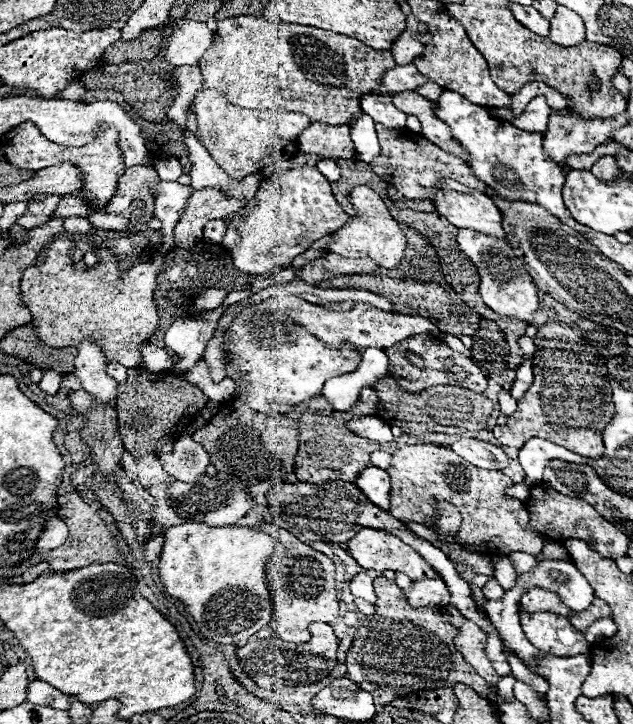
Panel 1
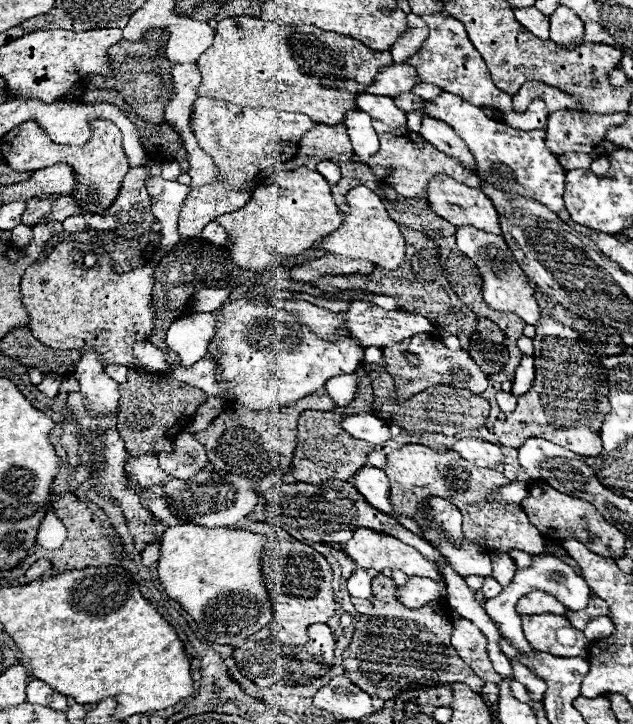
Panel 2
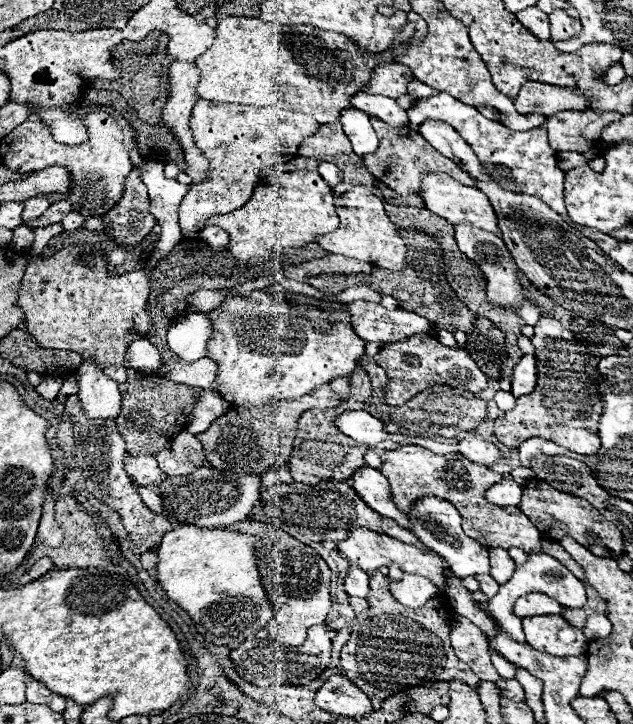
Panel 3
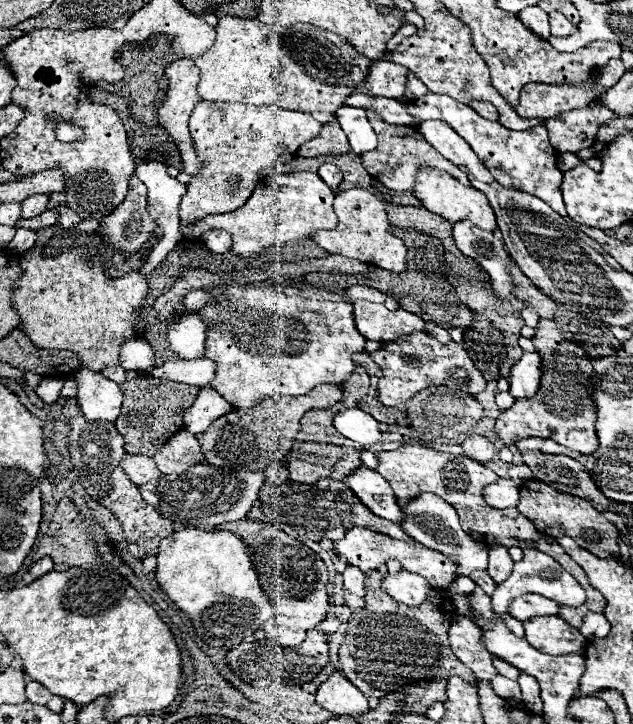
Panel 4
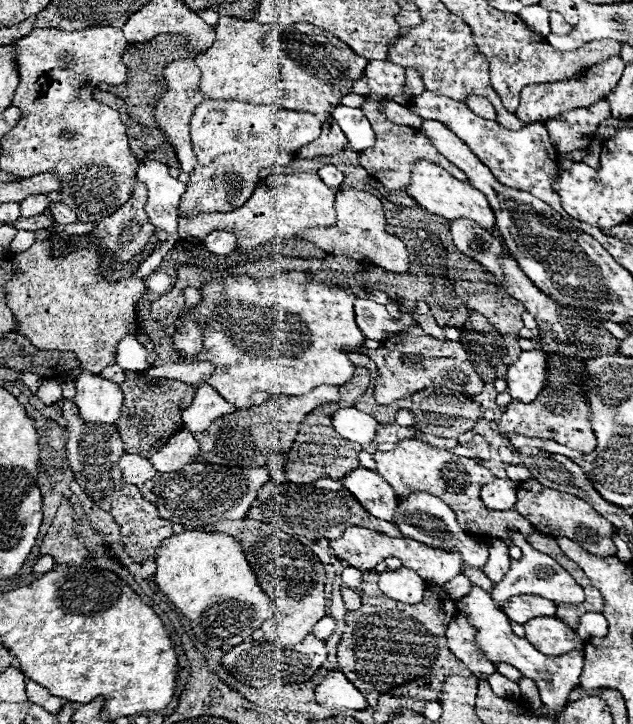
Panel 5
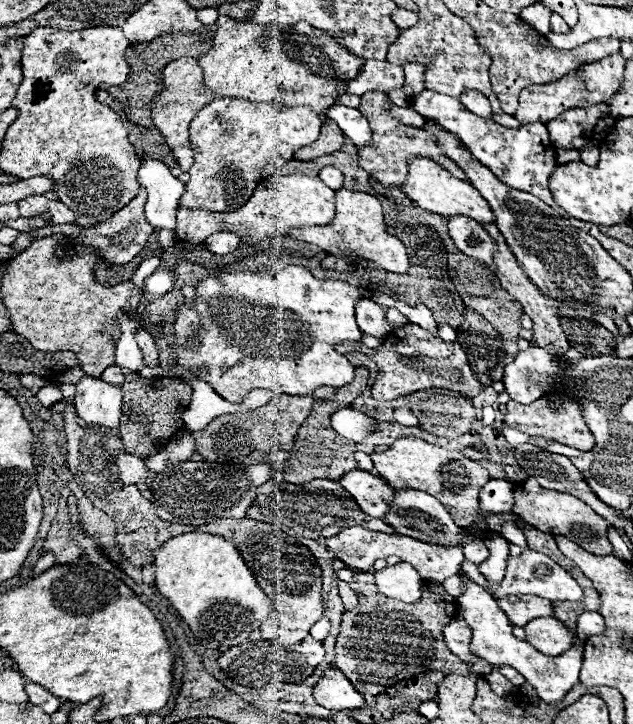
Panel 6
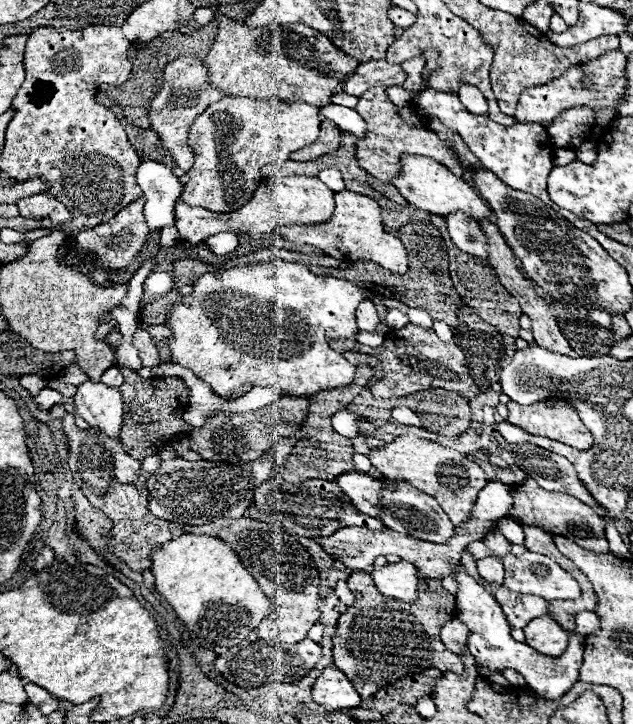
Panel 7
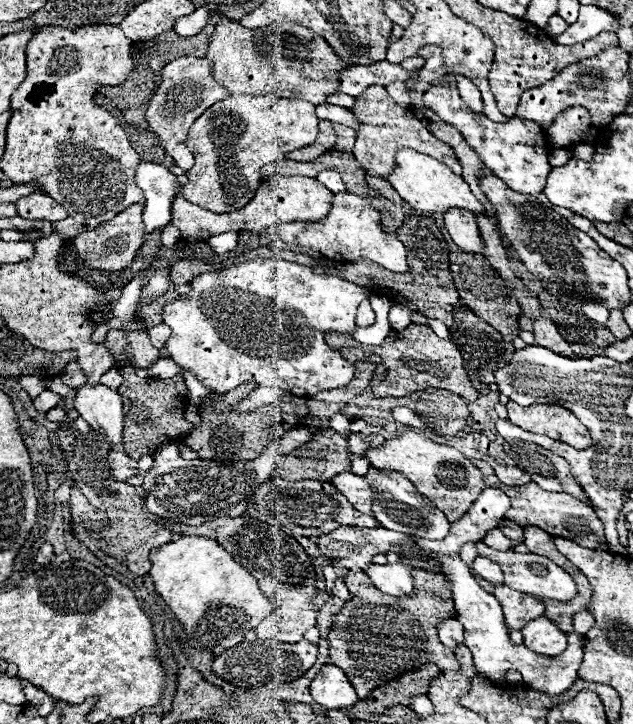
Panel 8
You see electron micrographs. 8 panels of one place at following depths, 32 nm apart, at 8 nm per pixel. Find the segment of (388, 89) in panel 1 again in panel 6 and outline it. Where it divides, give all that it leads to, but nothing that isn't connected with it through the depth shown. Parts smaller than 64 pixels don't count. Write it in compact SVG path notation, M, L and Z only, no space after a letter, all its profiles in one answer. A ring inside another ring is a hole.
M366 60L356 78L348 82L348 92L362 96L368 90L388 92L392 88L402 88L404 70L402 66L390 64L386 60Z

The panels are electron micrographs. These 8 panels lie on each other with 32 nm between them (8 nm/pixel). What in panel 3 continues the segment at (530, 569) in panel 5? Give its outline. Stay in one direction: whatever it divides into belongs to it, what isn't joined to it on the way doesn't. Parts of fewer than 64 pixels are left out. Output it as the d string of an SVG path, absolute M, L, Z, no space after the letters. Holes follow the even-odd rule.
M526 552L526 554L528 554L528 560L524 564L516 564L512 578L502 585L497 594L488 602L488 612L494 616L494 620L498 620L498 624L520 643L526 643L526 641L522 620L513 613L516 598L520 598L528 592L544 592L546 596L552 596L556 602L560 602L562 606L568 606L568 608L582 608L586 604L584 584L576 576L572 576L558 560L554 560L552 556L548 556L544 552Z

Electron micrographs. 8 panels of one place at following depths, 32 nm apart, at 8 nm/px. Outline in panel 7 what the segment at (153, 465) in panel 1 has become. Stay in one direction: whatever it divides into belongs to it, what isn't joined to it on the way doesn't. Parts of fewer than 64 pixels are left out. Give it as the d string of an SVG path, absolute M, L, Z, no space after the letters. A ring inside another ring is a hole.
M112 454L112 466L114 466L114 474L116 480L130 484L132 480L136 480L142 470L140 470L140 462L136 458L132 458L130 454Z

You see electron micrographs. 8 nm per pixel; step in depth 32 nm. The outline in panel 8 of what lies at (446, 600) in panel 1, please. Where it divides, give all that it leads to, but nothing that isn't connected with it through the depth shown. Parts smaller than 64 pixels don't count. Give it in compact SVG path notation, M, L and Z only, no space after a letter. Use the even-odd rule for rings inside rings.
M370 564L364 570L370 582L384 594L406 598L412 596L414 582L412 582L412 568L406 564Z

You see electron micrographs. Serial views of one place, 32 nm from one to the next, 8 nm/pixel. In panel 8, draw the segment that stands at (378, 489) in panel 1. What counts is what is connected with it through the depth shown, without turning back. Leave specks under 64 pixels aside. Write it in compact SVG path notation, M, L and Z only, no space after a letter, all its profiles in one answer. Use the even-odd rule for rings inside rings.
M344 472L340 476L334 476L330 482L338 488L340 494L344 494L348 498L348 502L356 510L360 510L360 512L364 512L368 516L374 514L372 508L370 508L372 506L372 488L370 488L370 484L366 482L364 476Z

